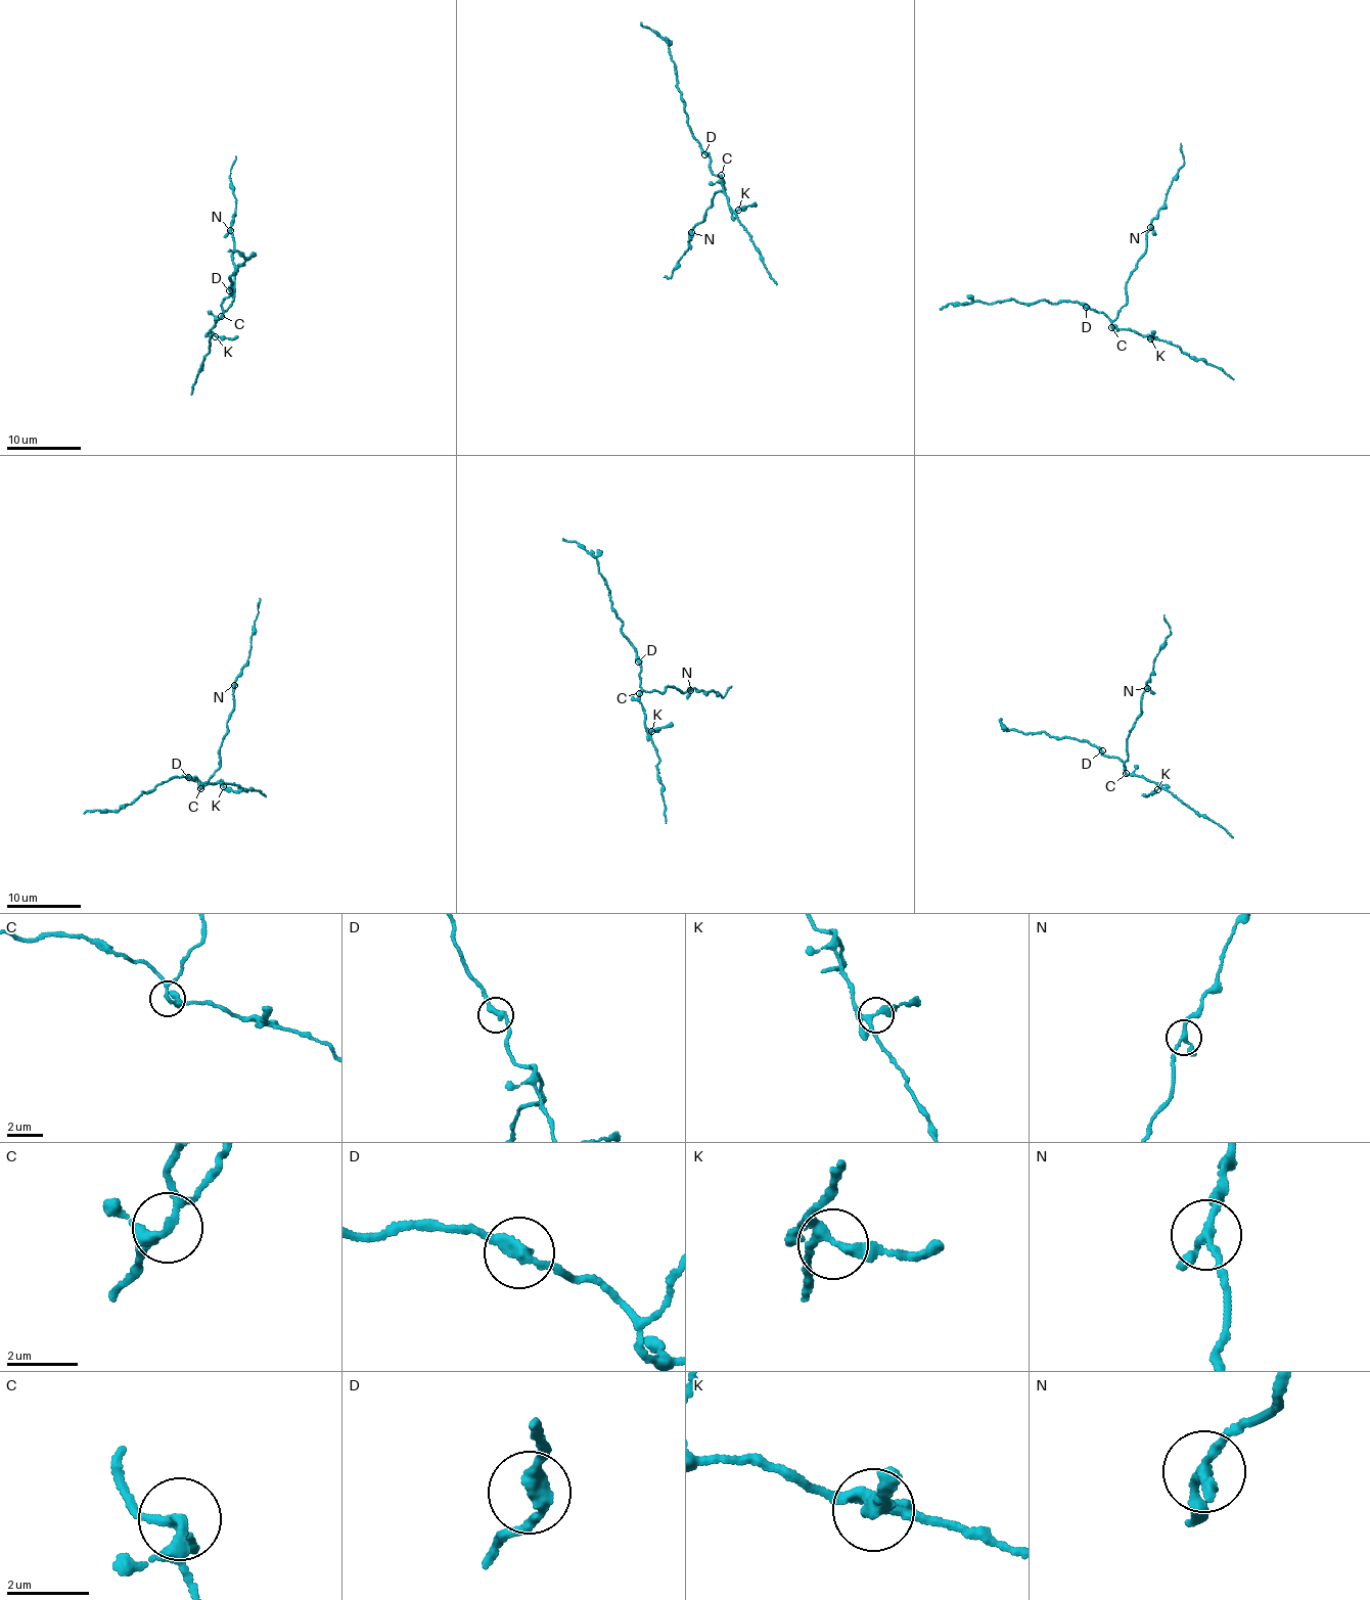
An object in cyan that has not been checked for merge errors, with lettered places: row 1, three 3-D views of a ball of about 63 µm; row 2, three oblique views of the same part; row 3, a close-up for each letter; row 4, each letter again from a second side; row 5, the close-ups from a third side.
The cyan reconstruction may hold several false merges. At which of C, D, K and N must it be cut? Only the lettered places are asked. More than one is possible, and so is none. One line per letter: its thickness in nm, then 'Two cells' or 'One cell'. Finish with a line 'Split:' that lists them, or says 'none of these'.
C: Thickness 190 nm. One cell
D: Thickness 320 nm. One cell
K: Thickness 280 nm. One cell
N: Thickness 200 nm. One cell
Split: none of these

